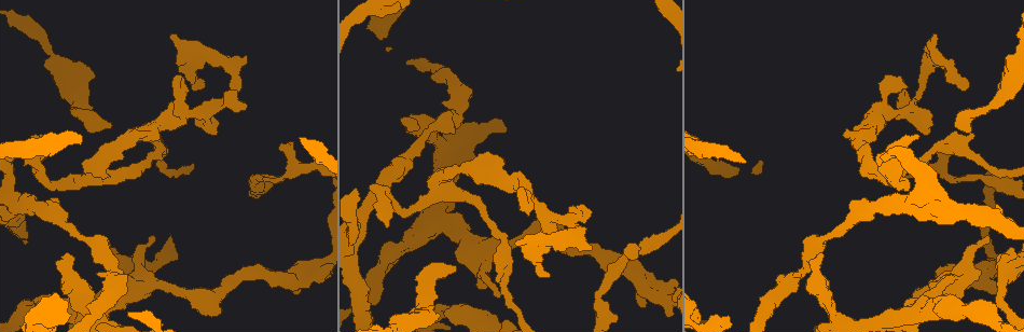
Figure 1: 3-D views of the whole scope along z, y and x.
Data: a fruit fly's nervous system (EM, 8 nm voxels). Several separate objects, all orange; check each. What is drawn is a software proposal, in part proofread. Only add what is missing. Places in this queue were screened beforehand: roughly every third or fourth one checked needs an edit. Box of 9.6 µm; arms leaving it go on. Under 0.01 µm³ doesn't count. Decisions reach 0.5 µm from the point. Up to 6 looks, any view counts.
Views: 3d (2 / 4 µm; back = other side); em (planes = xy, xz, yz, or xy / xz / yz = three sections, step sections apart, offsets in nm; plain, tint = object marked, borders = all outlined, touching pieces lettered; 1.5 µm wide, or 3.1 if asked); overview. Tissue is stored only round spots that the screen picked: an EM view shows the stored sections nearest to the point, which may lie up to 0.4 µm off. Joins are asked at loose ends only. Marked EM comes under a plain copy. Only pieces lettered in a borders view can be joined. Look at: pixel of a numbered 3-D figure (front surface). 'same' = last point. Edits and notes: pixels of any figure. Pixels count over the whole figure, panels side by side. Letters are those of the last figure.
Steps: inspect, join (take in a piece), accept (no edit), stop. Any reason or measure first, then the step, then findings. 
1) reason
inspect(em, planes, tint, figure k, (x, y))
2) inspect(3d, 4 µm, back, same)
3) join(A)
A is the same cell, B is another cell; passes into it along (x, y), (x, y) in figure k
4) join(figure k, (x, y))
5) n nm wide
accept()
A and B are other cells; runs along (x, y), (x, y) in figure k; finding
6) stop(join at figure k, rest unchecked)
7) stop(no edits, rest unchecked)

an open end
inspect(em, xy, step 4, borders, figure 1, (41, 134))

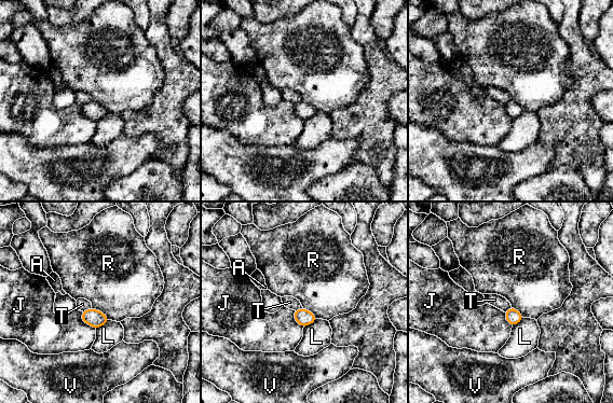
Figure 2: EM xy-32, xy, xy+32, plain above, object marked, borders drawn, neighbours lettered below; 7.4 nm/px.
accept()
A, J, L, R, T and V are other cells; border along (92, 307), (100, 310), (109, 319) in figure 2; none of them fits

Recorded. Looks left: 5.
free end
inspect(em, planes, borders, figure 1, (963, 86))

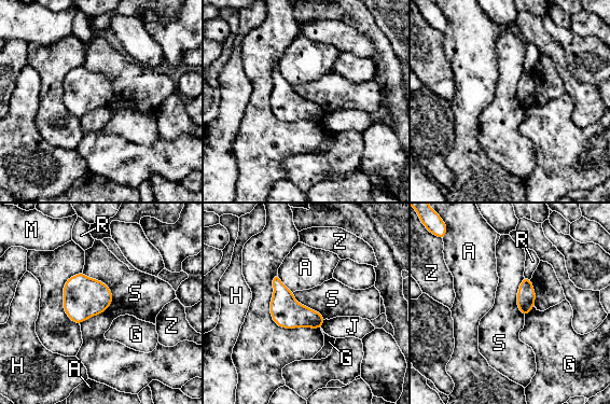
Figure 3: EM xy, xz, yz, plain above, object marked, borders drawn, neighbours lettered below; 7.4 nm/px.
220 nm wide
accept()
A, G, H, J, M, R, S and Z are other cells; border along (83, 273), (112, 302), (80, 324) in figure 3; no lettered piece goes on from it

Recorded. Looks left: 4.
branch stops here
inspect(3d, 2 µm, figure 1, (497, 294))

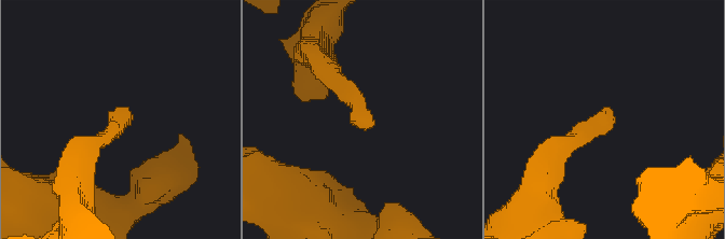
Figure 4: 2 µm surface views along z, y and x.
now the EM
inspect(em, planes, borders, figure 4, (124, 107))

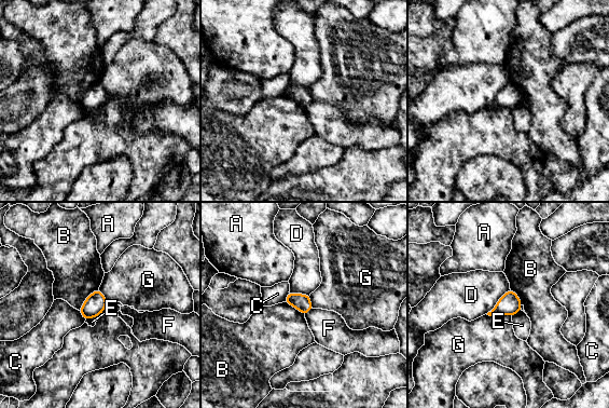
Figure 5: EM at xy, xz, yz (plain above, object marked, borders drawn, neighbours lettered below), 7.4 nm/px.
accept()
A, B, C, D, E, F and G are other cells; border along (98, 288), (85, 299), (79, 310) in figure 5; no lettered piece goes on from it

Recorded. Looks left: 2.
stop(no edits, rest unchecked)

